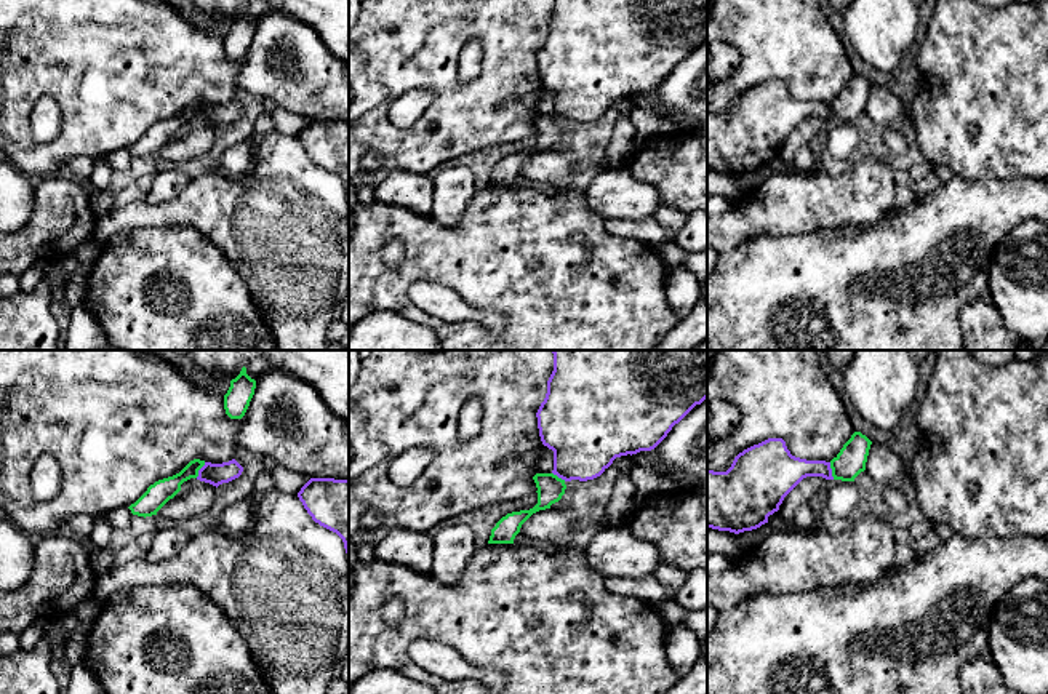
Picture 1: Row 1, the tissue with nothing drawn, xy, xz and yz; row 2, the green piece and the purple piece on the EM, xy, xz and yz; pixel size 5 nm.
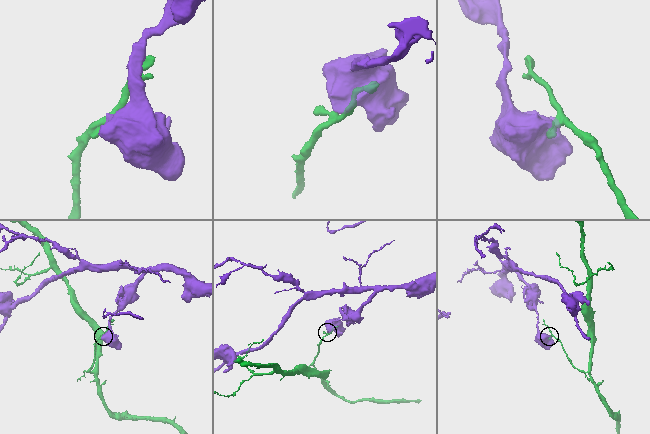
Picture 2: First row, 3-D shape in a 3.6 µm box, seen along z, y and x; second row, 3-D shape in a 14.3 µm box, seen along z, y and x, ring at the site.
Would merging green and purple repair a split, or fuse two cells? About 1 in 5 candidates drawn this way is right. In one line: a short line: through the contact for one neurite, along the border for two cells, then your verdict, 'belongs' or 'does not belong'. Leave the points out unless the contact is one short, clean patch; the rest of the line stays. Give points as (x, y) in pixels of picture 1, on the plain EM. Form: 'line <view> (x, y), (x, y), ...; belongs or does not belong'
line yz (829, 104), (834, 120); does not belong

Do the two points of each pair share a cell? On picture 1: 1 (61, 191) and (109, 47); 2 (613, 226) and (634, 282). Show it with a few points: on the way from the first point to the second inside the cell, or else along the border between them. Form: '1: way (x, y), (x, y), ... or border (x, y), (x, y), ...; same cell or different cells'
1: border (55, 173), (40, 176), (36, 181); different cells
2: border (604, 219), (610, 232), (652, 247); different cells

